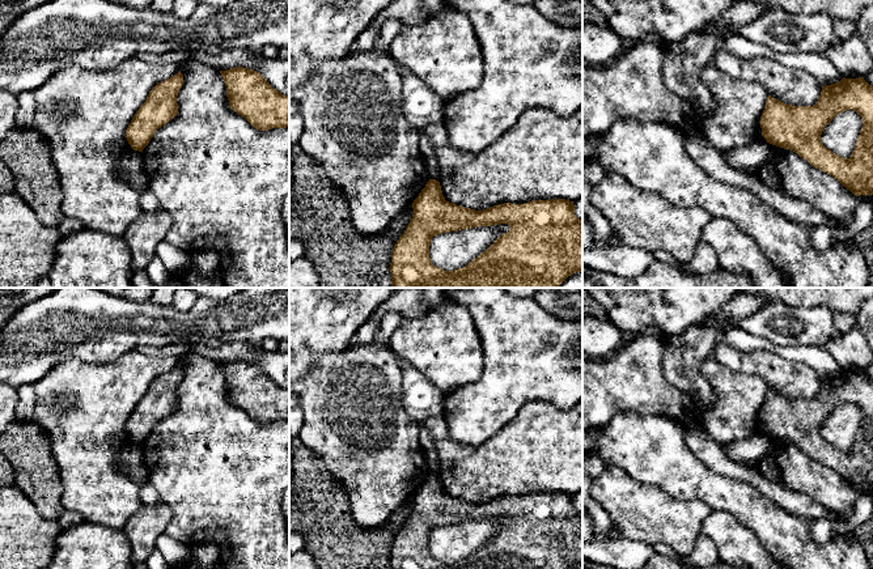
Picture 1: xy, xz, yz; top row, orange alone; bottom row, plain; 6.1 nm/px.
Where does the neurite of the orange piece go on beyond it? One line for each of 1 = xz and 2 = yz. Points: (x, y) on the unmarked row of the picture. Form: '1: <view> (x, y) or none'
1: none
2: none

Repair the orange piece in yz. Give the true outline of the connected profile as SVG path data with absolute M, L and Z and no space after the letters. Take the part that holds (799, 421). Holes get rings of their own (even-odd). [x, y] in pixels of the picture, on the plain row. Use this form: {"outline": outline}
{"outline": "M843 370L822 379L813 399L792 399L768 388L759 416L767 436L796 445L856 489L873 488L873 379L864 370ZM846 403L856 404L863 412L849 451L832 446L821 434L825 420Z"}

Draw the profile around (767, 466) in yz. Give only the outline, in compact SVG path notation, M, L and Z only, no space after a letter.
M770 451L758 462L758 471L774 483L780 483L781 470L776 463L775 454Z

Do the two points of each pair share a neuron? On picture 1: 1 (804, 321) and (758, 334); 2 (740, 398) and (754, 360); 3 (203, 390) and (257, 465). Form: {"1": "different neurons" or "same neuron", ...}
{"1": "same neuron", "2": "different neurons", "3": "same neuron"}

